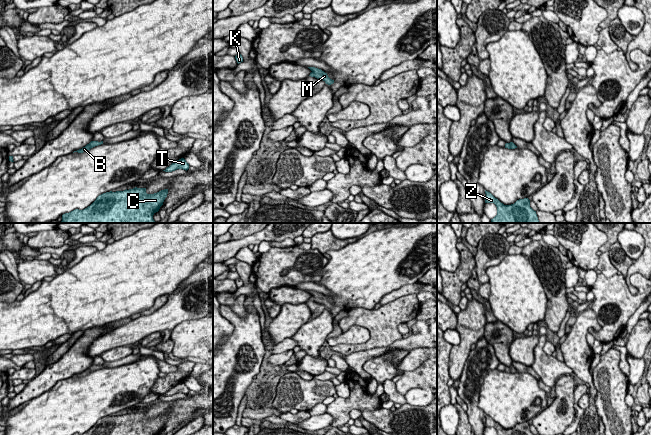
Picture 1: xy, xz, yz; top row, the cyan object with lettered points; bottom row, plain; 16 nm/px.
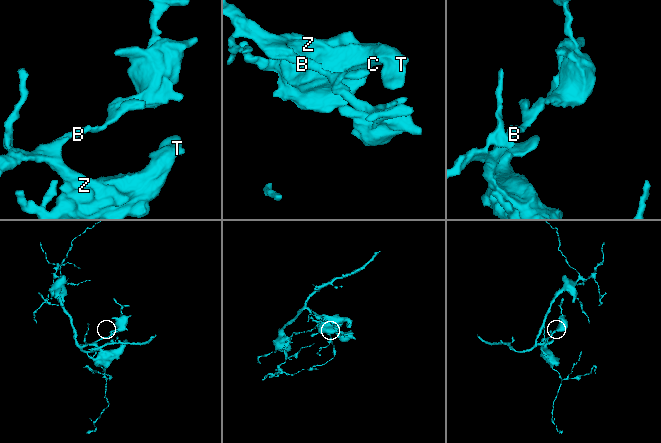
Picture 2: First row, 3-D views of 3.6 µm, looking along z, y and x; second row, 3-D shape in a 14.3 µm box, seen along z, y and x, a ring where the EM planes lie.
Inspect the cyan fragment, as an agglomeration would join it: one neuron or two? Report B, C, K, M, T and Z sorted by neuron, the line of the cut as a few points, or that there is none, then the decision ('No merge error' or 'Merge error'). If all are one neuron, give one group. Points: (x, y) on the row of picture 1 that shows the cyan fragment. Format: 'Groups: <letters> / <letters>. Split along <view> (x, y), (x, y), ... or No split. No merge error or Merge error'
Groups: B C K M T Z. No split. No merge error

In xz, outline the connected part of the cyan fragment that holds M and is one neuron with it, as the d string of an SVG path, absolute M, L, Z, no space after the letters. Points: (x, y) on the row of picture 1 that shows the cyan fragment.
M308 67L312 72L309 76L315 77L317 79L323 80L326 84L331 85L334 83L334 80L330 79L324 71L315 67Z

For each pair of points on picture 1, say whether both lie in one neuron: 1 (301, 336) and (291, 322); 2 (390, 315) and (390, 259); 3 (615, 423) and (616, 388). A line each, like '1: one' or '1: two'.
1: two
2: two
3: one

